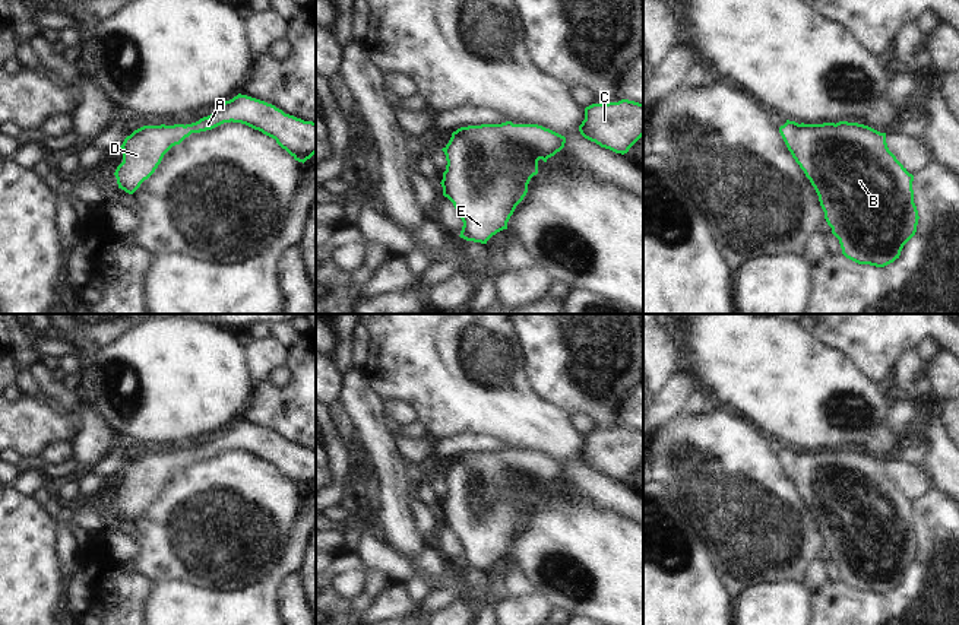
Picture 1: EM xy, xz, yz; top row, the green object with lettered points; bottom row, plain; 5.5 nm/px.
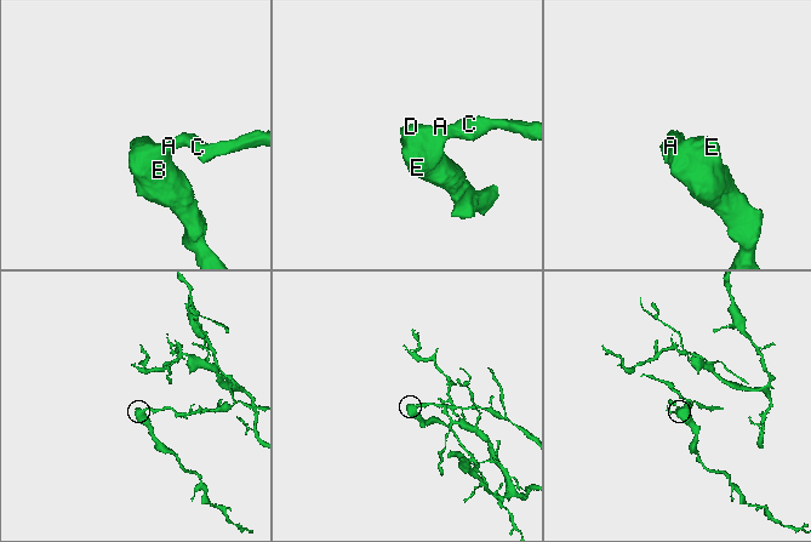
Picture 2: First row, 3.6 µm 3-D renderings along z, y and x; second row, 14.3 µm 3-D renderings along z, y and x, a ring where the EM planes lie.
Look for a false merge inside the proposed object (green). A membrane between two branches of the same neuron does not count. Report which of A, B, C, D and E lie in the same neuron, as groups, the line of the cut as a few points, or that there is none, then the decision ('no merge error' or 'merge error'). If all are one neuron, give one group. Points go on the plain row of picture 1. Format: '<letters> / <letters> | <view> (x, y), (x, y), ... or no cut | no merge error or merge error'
A B C D E | no cut | no merge error

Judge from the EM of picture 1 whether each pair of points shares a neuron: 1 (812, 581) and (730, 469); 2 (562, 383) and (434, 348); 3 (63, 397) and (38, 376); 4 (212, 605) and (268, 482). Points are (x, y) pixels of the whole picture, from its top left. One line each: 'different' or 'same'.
1: different
2: different
3: same
4: different

